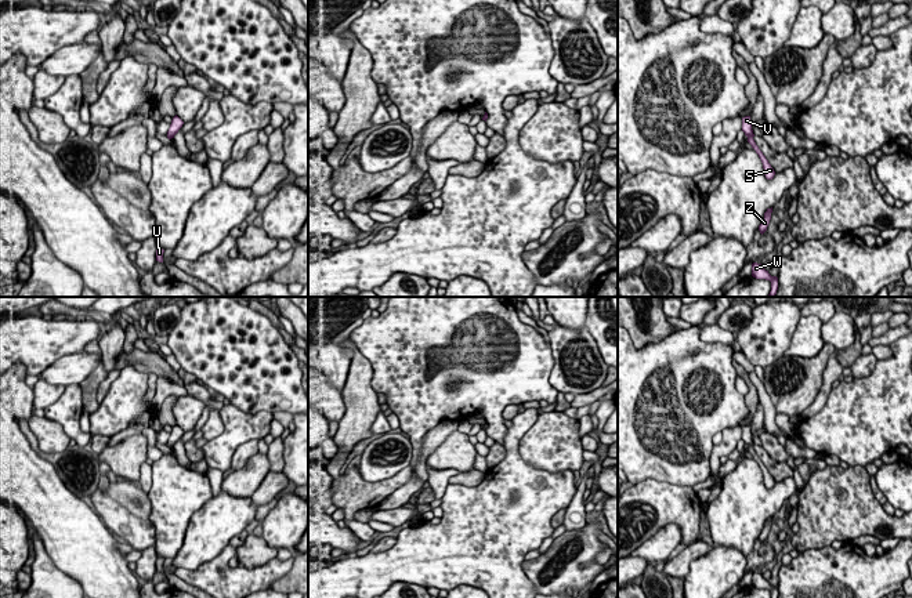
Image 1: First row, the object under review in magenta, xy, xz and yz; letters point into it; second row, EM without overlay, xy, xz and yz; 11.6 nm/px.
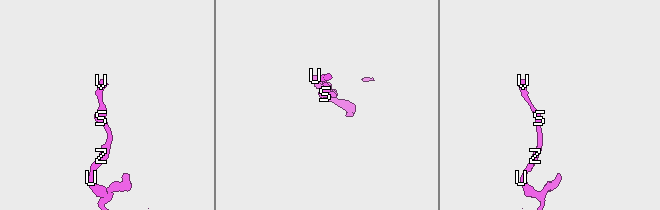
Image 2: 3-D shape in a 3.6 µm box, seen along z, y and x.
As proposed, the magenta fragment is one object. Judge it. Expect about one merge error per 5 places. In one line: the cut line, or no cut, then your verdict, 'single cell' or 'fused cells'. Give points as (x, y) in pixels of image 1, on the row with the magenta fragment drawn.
no cut | single cell

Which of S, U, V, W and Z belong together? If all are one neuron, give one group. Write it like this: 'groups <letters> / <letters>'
groups S U V W Z

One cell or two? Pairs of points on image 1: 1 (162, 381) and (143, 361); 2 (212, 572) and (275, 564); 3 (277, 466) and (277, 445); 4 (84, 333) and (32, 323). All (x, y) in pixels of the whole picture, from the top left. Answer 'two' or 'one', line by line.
1: two
2: one
3: one
4: one

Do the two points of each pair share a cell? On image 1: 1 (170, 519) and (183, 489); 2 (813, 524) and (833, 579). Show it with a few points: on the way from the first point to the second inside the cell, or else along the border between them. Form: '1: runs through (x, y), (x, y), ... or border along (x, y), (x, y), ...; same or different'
1: runs through (170, 513), (176, 496); same
2: border along (831, 544), (822, 548), (807, 548), (800, 553); different

